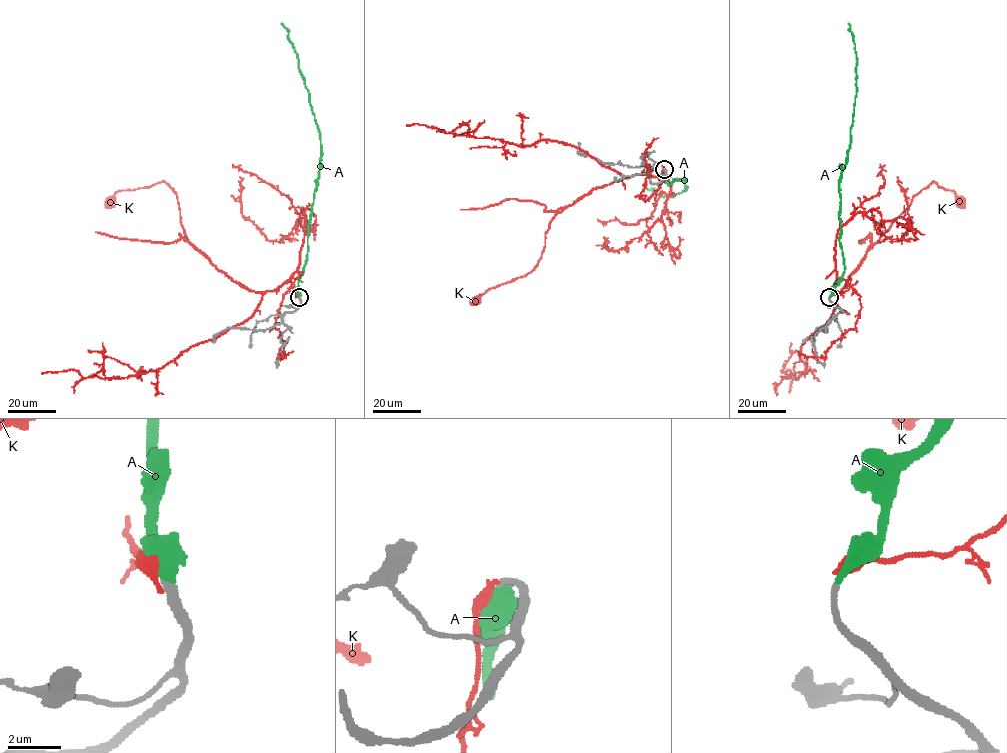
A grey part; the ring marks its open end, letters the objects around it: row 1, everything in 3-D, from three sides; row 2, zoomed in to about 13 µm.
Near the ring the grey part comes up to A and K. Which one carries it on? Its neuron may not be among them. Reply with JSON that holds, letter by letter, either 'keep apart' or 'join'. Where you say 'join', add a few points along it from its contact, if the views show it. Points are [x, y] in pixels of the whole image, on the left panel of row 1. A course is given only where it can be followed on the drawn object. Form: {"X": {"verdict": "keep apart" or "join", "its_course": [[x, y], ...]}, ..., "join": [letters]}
{"A": {"verdict": "join", "its_course": [[299, 297], [298, 281], [307, 251], [307, 225], [321, 150], [320, 133], [297, 53], [288, 32], [281, 23]]}, "K": {"verdict": "keep apart"}, "join": ["A"]}

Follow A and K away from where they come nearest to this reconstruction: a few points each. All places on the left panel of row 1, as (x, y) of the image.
A: (299, 297), (298, 281), (307, 251), (307, 225), (321, 150), (320, 133), (297, 53), (288, 32), (281, 23)
K: (299, 297), (291, 277), (254, 292), (219, 270), (187, 240), (177, 197), (166, 182), (120, 190), (112, 204)

